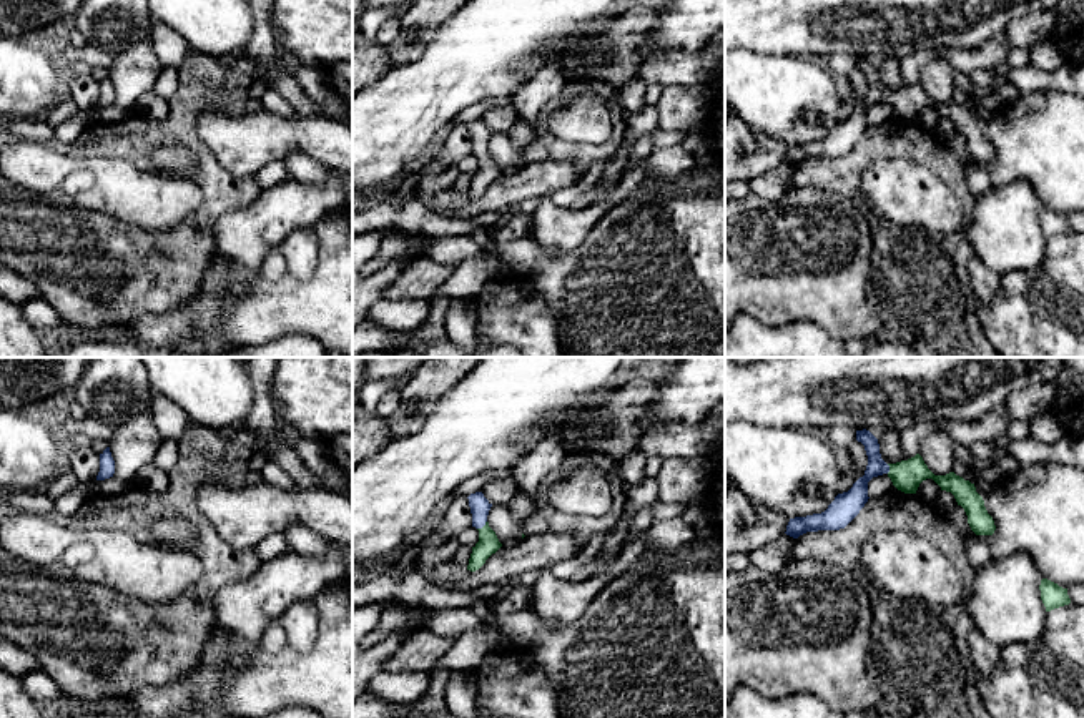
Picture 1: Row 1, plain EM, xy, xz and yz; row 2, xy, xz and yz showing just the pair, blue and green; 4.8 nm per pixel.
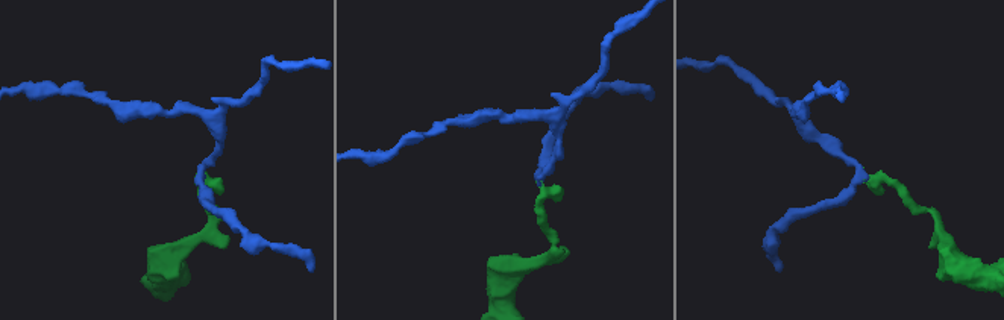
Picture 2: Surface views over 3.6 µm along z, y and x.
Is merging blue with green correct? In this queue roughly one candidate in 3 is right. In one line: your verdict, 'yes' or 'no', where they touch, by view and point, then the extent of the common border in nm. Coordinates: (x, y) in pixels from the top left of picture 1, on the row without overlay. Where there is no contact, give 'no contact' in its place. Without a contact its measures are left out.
yes; meets blue in xz at (482, 153); contact 60 nm long

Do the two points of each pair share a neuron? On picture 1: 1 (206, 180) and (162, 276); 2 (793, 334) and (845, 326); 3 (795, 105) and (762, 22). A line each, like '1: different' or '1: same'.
1: same
2: different
3: different

